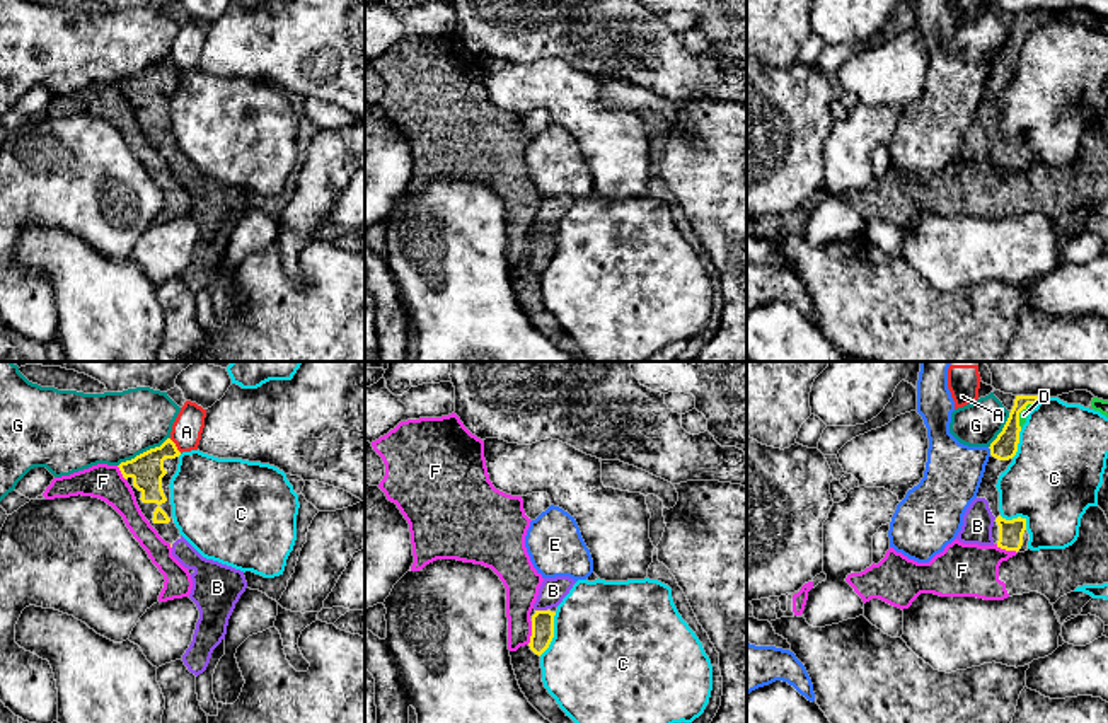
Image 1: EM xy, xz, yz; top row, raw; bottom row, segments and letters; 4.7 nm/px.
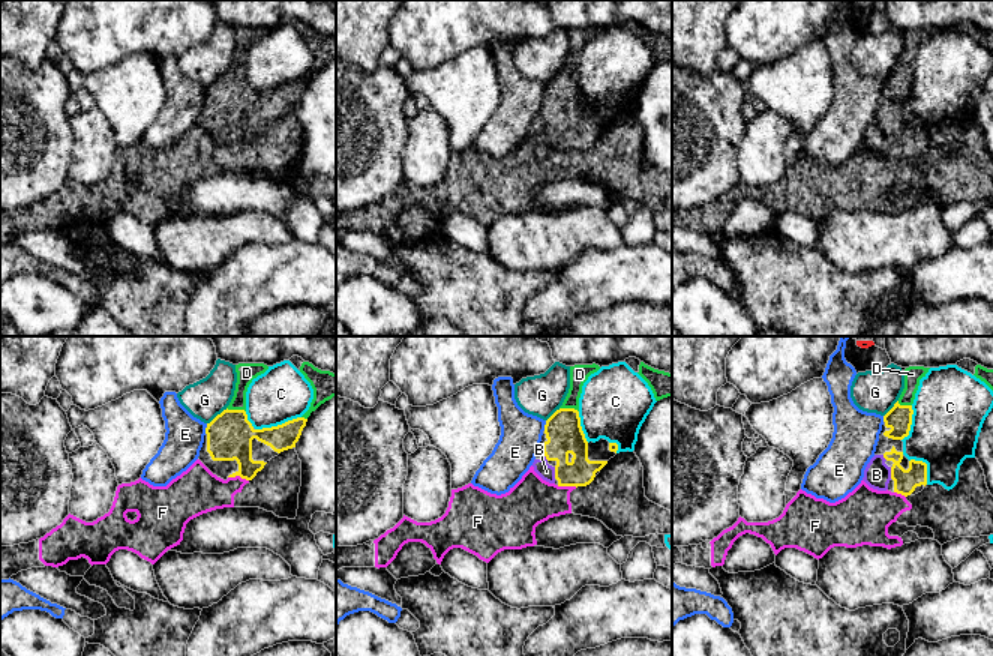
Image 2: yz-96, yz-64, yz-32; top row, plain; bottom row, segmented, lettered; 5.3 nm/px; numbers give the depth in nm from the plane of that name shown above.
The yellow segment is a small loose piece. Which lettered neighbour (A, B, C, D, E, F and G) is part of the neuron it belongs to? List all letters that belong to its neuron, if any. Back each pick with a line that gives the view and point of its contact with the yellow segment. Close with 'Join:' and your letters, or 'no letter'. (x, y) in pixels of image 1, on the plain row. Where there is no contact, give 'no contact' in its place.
B: xz (541, 229)
D: yz (1020, 29)
Join: B, D

